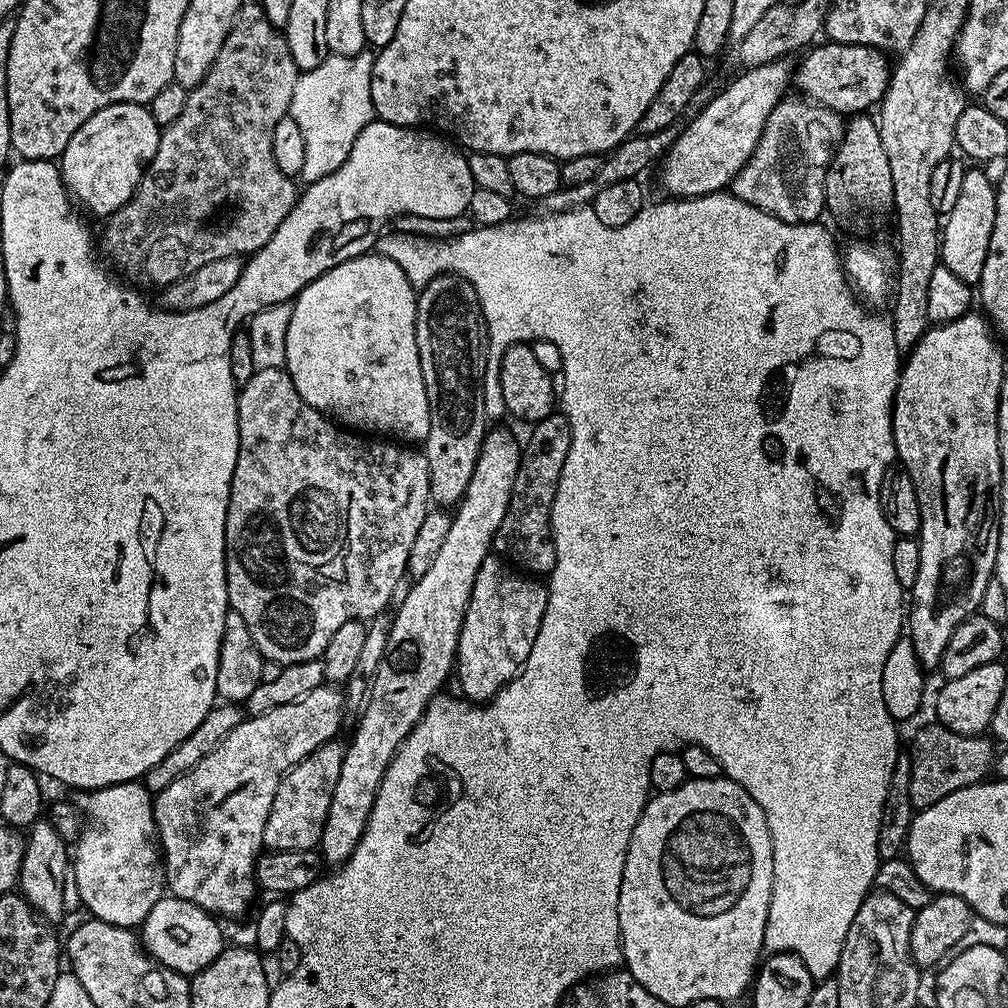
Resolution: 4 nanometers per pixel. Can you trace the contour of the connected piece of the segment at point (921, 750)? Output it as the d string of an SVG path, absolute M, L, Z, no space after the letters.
M931 723L917 730L910 749L910 802L916 810L942 802L942 798L954 794L954 790L981 783L993 771L997 754L987 735L963 736L944 724Z

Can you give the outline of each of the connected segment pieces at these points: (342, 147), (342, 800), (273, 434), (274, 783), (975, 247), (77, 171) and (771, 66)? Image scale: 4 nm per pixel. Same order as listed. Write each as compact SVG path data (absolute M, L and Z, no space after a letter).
M368 50L353 56L329 54L322 66L314 66L314 70L301 72L294 86L294 98L288 107L306 142L306 158L302 161L301 177L317 178L338 170L346 162L358 134L373 121L370 98L373 59L373 53Z
M496 428L493 432L491 429L485 435L484 441L480 444L478 460L474 462L470 486L466 486L466 494L451 513L452 521L450 531L446 533L446 542L442 542L430 570L426 570L426 574L415 577L410 594L406 594L406 598L395 609L396 617L391 617L386 650L381 655L376 675L370 681L370 691L362 709L362 715L359 717L361 718L360 725L352 736L352 745L347 745L342 770L338 774L338 782L332 791L332 801L324 823L324 832L320 836L319 851L323 859L327 863L329 860L332 866L343 864L349 854L356 849L356 843L360 841L360 835L364 833L364 826L368 823L368 815L372 813L372 803L376 800L376 792L380 789L380 779L384 776L384 771L388 769L392 756L412 731L412 727L423 716L424 709L428 707L433 696L443 689L440 687L443 686L448 672L450 676L453 671L460 627L470 598L470 590L474 586L478 566L482 566L484 559L492 552L492 539L498 526L502 526L506 506L510 506L510 490L514 490L514 478L518 474L521 447L521 441L519 439L516 441L515 434L508 428Z
M257 368L250 382L246 382L239 389L236 405L238 406L238 458L230 486L230 502L224 531L224 569L228 583L228 602L231 611L242 614L242 622L246 622L260 655L265 660L273 660L281 666L301 664L307 660L323 657L326 646L334 630L338 630L338 626L346 626L346 622L351 620L371 621L383 613L380 611L384 607L389 607L394 586L398 586L398 582L405 579L410 545L418 535L418 526L422 526L422 518L426 518L430 510L428 459L425 458L423 451L416 449L415 452L412 449L415 447L385 442L380 438L365 438L355 431L337 426L300 397L290 374L284 368Z
M321 686L315 688L310 690L310 694L306 694L292 704L278 706L274 710L263 712L261 716L249 715L247 718L241 719L240 724L234 726L234 730L230 730L230 734L226 734L223 742L214 750L210 750L210 754L206 754L206 758L202 758L189 772L185 772L177 780L170 782L170 786L166 786L161 792L155 793L152 816L156 819L156 836L158 837L159 847L162 849L162 867L166 888L171 895L177 896L179 900L197 904L202 910L213 913L220 918L223 918L223 916L240 916L251 906L252 899L255 898L256 892L258 893L258 885L254 873L257 859L262 852L264 827L266 826L266 818L270 814L270 806L274 802L276 787L280 785L281 778L284 777L284 773L289 768L293 768L300 760L305 760L320 745L329 743L335 737L332 735L340 728L340 708L342 712L346 700L341 693L339 696L332 688L335 687Z
M972 166L965 169L961 193L954 210L943 219L940 234L940 261L958 278L970 285L977 285L985 266L986 254L989 252L990 234L993 233L994 216L997 213L995 183L987 174Z
M111 104L90 114L90 118L74 130L74 138L66 142L66 150L58 158L60 176L64 179L69 196L85 213L93 212L99 218L113 216L134 194L144 169L158 150L161 131L161 125L154 122L151 107L142 104Z
M785 58L766 62L762 66L745 68L717 96L713 95L696 117L683 129L679 129L676 142L663 157L660 168L660 184L672 198L708 196L711 192L725 191L732 180L746 166L770 110L785 99L784 92L794 80L794 64Z

